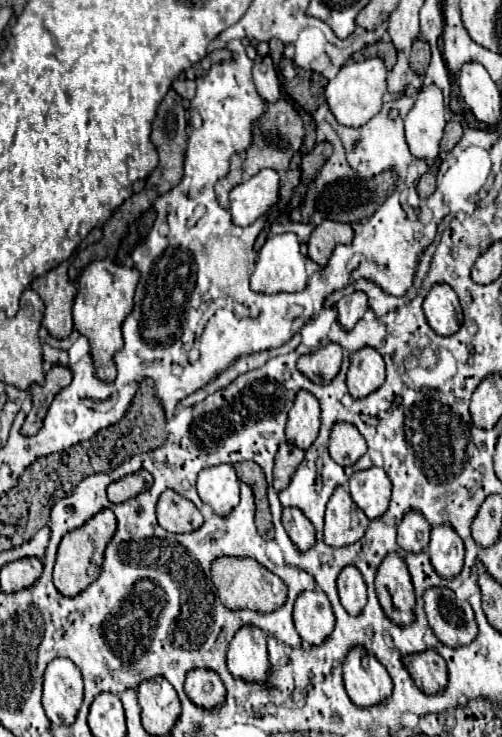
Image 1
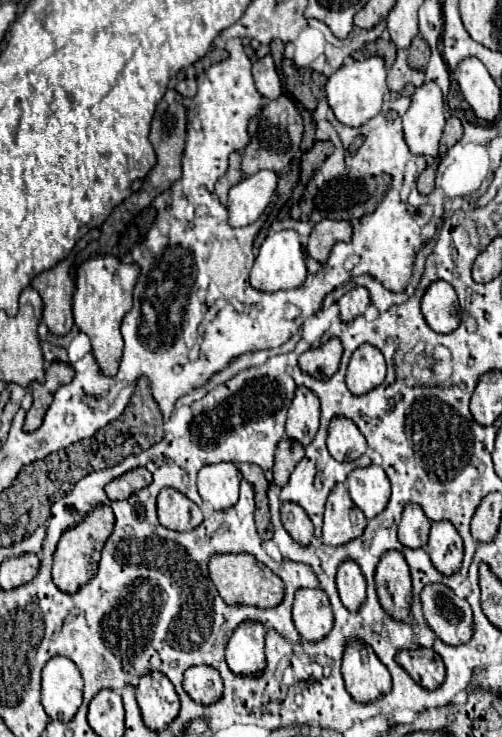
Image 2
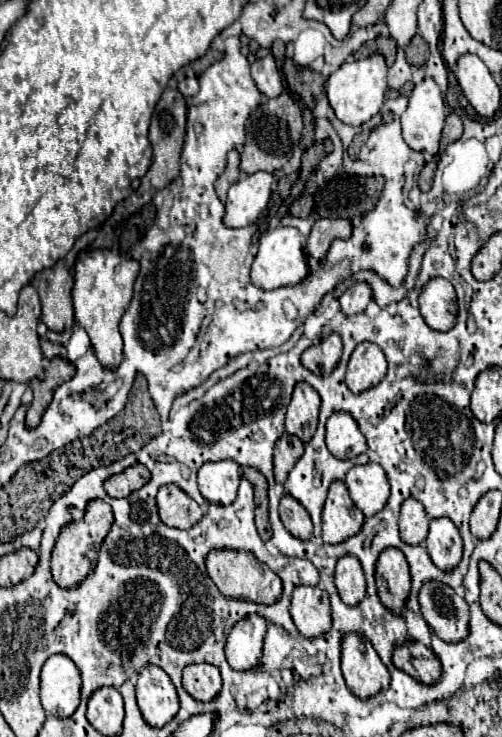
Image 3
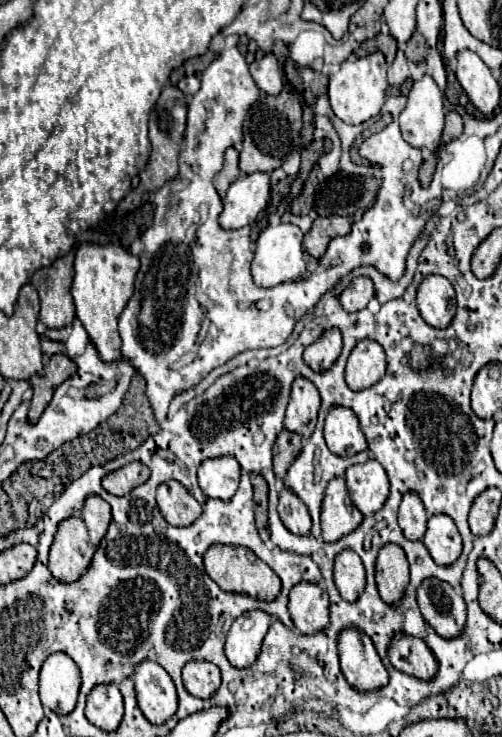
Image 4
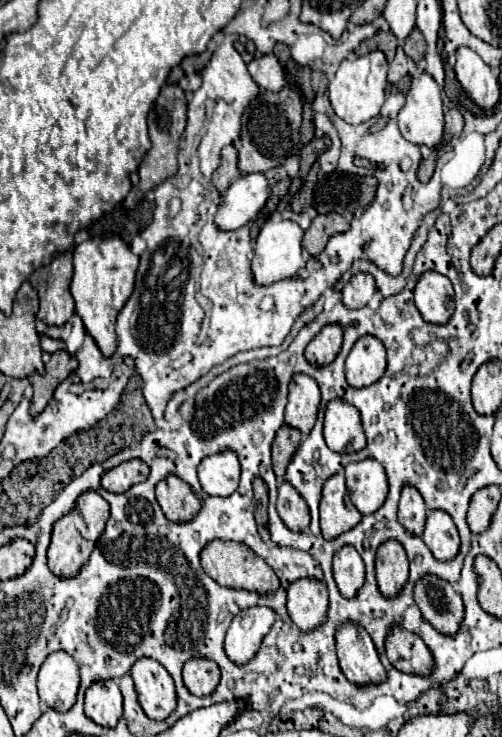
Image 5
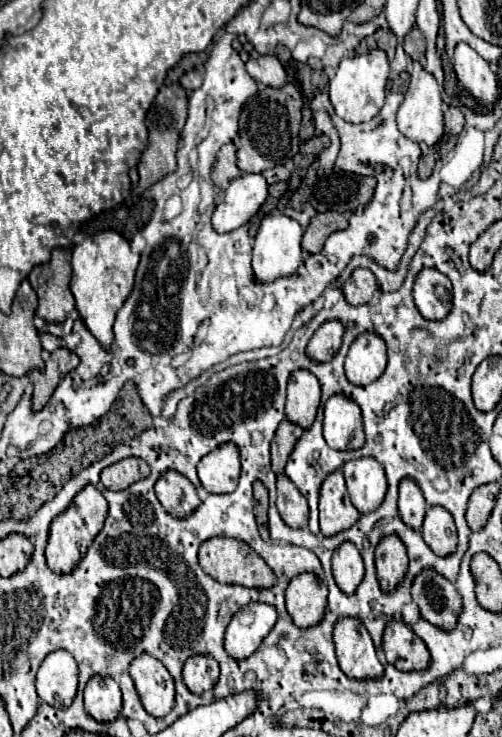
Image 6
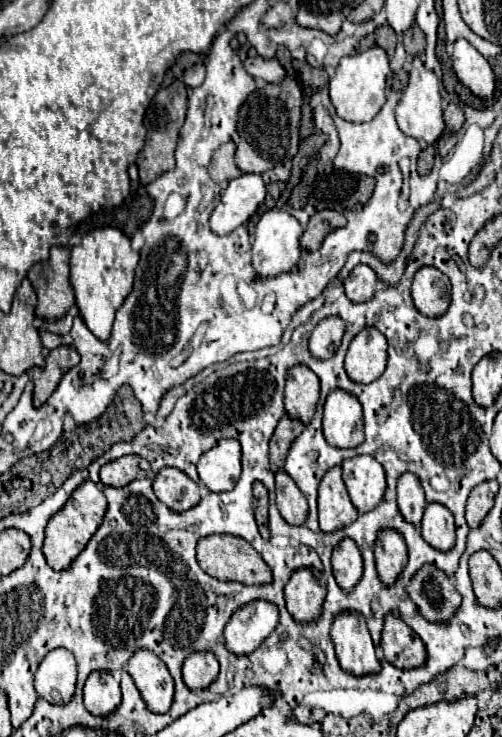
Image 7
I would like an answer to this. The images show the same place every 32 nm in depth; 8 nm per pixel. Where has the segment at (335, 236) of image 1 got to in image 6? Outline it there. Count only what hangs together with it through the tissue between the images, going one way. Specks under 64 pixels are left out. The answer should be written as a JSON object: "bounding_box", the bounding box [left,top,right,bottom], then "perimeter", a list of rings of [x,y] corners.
{"bounding_box":[302,212,348,254],"perimeter":[[[324,212],[324,214],[316,214],[310,222],[310,226],[304,232],[302,238],[302,248],[308,250],[310,254],[320,252],[320,248],[324,246],[324,240],[338,230],[348,228],[348,220],[338,214],[338,212]]]}

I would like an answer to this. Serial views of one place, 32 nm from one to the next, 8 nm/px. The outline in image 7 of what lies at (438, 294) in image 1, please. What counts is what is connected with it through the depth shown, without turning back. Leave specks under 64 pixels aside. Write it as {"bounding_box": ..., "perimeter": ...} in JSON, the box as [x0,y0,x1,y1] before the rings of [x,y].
{"bounding_box":[412,266,450,316],"perimeter":[[[424,266],[412,280],[412,298],[424,316],[442,316],[450,304],[450,280],[438,268]]]}

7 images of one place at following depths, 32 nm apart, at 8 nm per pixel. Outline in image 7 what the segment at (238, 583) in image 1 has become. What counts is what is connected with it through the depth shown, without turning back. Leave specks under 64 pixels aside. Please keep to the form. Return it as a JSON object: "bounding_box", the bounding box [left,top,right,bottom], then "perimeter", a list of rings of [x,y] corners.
{"bounding_box":[196,534,272,584],"perimeter":[[[228,534],[206,536],[198,542],[196,556],[200,568],[218,580],[236,580],[240,584],[272,584],[272,570],[262,560],[262,556],[242,538]]]}

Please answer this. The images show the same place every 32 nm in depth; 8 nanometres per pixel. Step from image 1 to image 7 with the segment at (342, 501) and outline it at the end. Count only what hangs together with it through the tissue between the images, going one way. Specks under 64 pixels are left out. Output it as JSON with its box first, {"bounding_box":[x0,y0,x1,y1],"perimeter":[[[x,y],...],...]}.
{"bounding_box":[318,466,358,532],"perimeter":[[[340,466],[326,472],[318,488],[318,516],[322,532],[336,532],[352,524],[358,516],[358,510],[352,506]]]}

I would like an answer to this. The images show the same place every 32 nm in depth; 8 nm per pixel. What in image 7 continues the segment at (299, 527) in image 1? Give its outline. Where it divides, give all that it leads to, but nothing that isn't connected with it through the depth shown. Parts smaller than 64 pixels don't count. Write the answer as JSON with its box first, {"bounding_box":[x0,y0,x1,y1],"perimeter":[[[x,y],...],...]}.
{"bounding_box":[276,472,308,526],"perimeter":[[[276,472],[276,506],[280,516],[292,526],[304,526],[308,518],[306,496],[298,490],[294,480],[284,472]]]}

